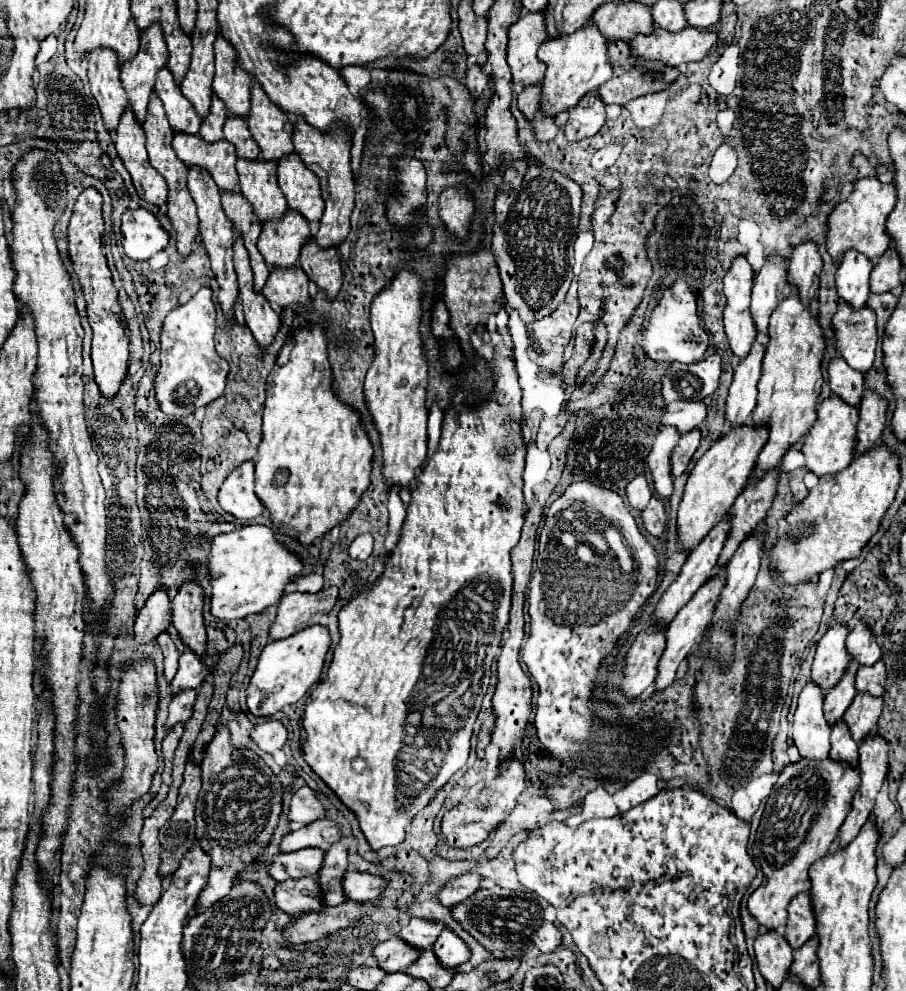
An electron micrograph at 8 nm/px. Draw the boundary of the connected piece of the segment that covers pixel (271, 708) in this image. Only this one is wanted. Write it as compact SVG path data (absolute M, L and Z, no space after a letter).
M320 624L308 626L306 630L300 630L290 638L268 642L260 652L258 666L246 688L248 712L254 716L270 718L284 706L296 704L310 690L310 686L320 680L328 648L330 648L330 634L328 628Z

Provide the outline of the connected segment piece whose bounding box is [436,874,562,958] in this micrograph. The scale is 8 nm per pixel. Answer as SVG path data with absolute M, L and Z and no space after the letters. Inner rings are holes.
M458 874L438 890L436 898L442 906L454 904L452 918L456 922L460 922L462 928L466 932L470 932L492 956L514 958L526 944L534 944L536 948L540 948L546 954L554 952L560 946L562 934L560 934L558 926L544 918L544 910L532 892L506 890L500 886L478 890L478 884L480 884L478 874ZM464 898L468 898L468 900L464 900Z

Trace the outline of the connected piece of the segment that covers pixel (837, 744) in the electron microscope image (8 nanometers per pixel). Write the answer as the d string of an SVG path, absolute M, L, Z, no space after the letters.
M844 722L832 726L830 742L832 742L830 758L834 762L846 762L852 768L858 766L858 746L856 742L852 742L852 738L848 738L848 730L844 730Z

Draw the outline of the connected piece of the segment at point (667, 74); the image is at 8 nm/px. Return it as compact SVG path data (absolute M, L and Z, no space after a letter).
M610 42L608 44L608 62L614 68L614 76L598 88L600 98L602 98L604 104L620 104L620 106L626 106L630 100L634 100L638 96L654 94L658 90L668 88L678 78L678 74L680 74L678 70L668 68L668 66L660 66L658 62L644 62L644 66L634 68L632 66L632 58L628 58L628 44L626 42Z

